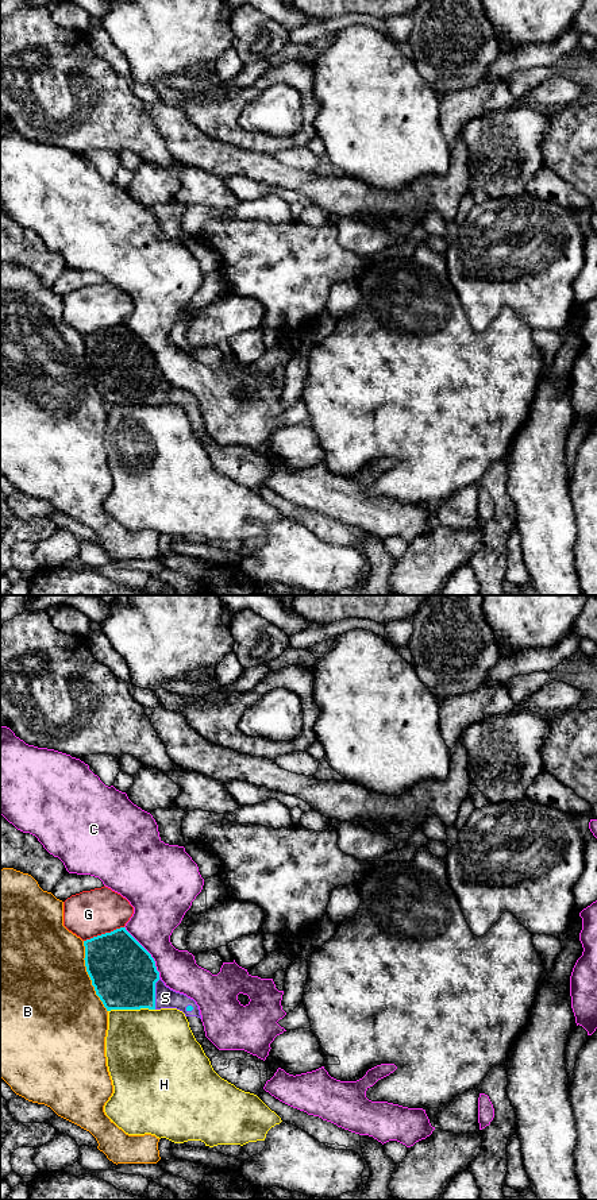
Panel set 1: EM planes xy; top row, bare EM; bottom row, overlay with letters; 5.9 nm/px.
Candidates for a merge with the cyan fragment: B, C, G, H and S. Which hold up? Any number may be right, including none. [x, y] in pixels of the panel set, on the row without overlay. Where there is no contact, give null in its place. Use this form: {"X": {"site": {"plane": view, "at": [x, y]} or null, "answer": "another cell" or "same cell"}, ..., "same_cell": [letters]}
{"B": {"site": {"plane": "xy", "at": [89, 371]}, "answer": "another cell"}, "C": {"site": {"plane": "xy", "at": [147, 347]}, "answer": "another cell"}, "G": {"site": {"plane": "xy", "at": [103, 330]}, "answer": "another cell"}, "H": {"site": {"plane": "xy", "at": [131, 404]}, "answer": "another cell"}, "S": {"site": {"plane": "xy", "at": [154, 389]}, "answer": "same cell"}, "same_cell": ["S"]}

